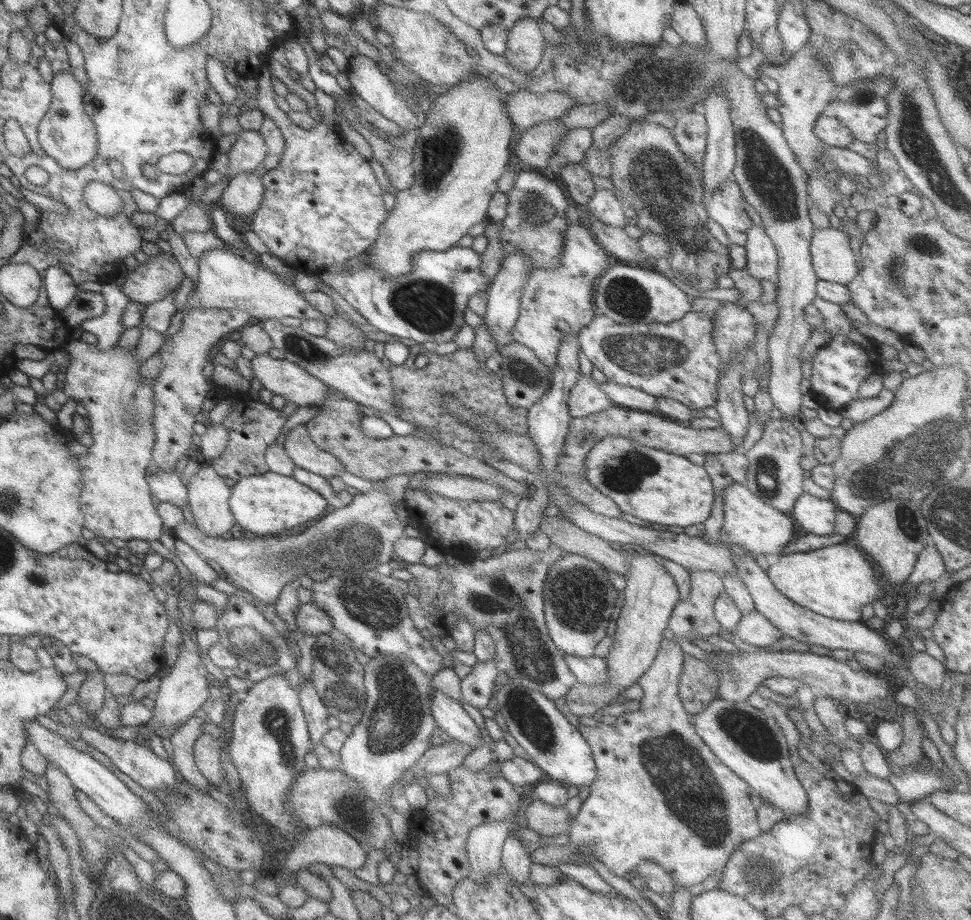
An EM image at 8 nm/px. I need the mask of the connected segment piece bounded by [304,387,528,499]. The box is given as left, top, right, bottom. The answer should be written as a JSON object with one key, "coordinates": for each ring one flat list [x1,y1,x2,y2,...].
{"coordinates":[[326,387,326,392,328,393,325,400,315,408,317,414,304,423,304,428,314,445,334,456,341,463,342,470,345,472,373,483,378,480,394,479,400,474,414,474,415,472,461,474,496,484,504,492,508,492,517,499,526,496,528,486,525,483,511,480,497,469,491,468,487,463,457,452,454,448,447,448,447,445,439,444,433,438,422,439,415,435,367,438,359,428,359,421,363,418,359,412,359,406,329,387]]}

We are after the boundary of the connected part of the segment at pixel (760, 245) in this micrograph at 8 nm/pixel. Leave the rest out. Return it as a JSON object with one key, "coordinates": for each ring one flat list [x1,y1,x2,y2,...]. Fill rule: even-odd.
{"coordinates":[[752,225,747,229,744,270,748,276,757,281,773,281,777,271,777,257,770,238,761,227]]}

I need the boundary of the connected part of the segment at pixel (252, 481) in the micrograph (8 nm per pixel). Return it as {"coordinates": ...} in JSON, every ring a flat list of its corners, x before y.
{"coordinates":[[264,472,255,476,244,476,231,486,228,509,234,523,242,529,253,532,257,537,269,537,283,534,293,526,302,528,305,522,319,518,328,502,317,492,299,484,290,476,281,476,274,472]]}

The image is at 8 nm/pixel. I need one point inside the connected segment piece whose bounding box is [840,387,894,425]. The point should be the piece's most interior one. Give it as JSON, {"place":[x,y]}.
{"place":[857,411]}

